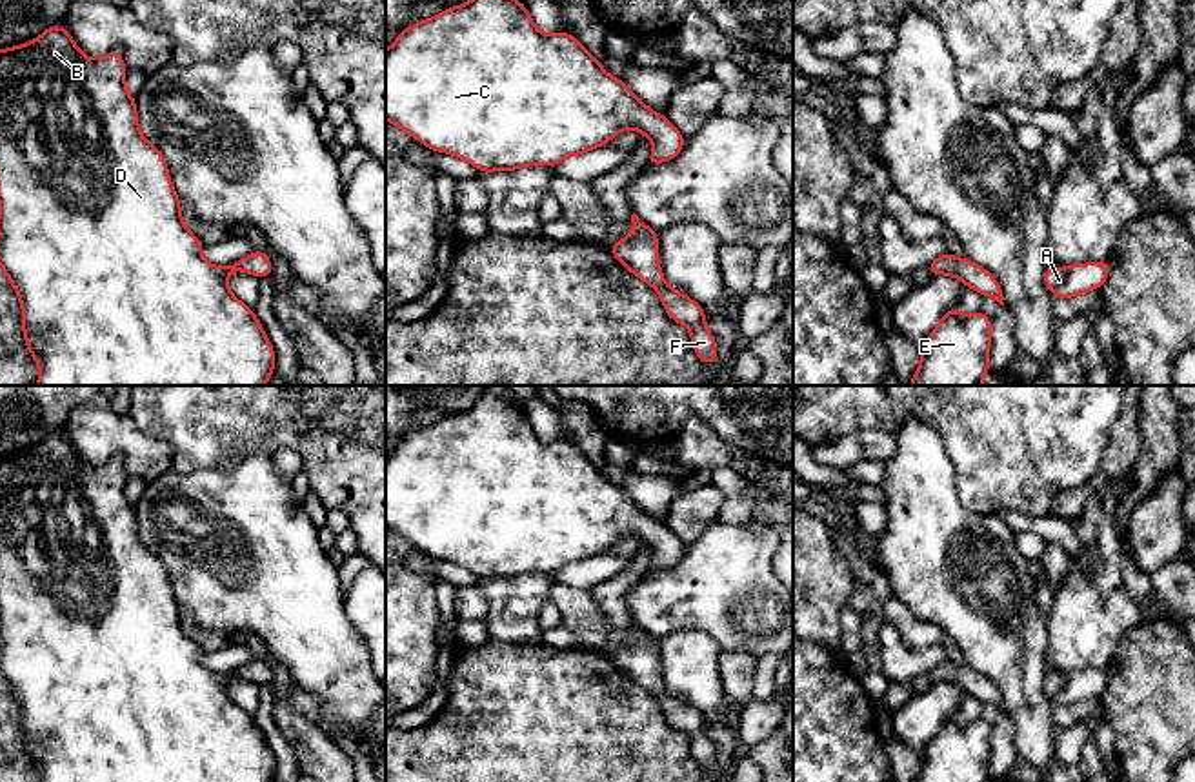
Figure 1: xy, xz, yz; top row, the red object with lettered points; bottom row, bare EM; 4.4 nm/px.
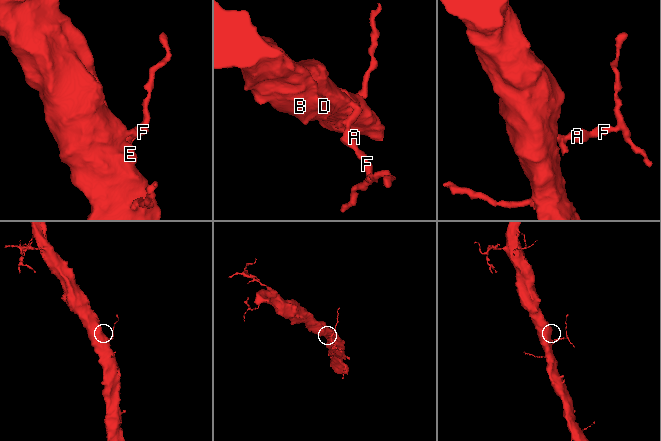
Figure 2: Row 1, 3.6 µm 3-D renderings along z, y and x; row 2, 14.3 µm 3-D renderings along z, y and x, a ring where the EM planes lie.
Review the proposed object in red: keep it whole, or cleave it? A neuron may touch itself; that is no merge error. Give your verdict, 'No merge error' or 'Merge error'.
No merge error

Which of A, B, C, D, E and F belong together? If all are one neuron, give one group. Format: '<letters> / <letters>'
A B C D E F

